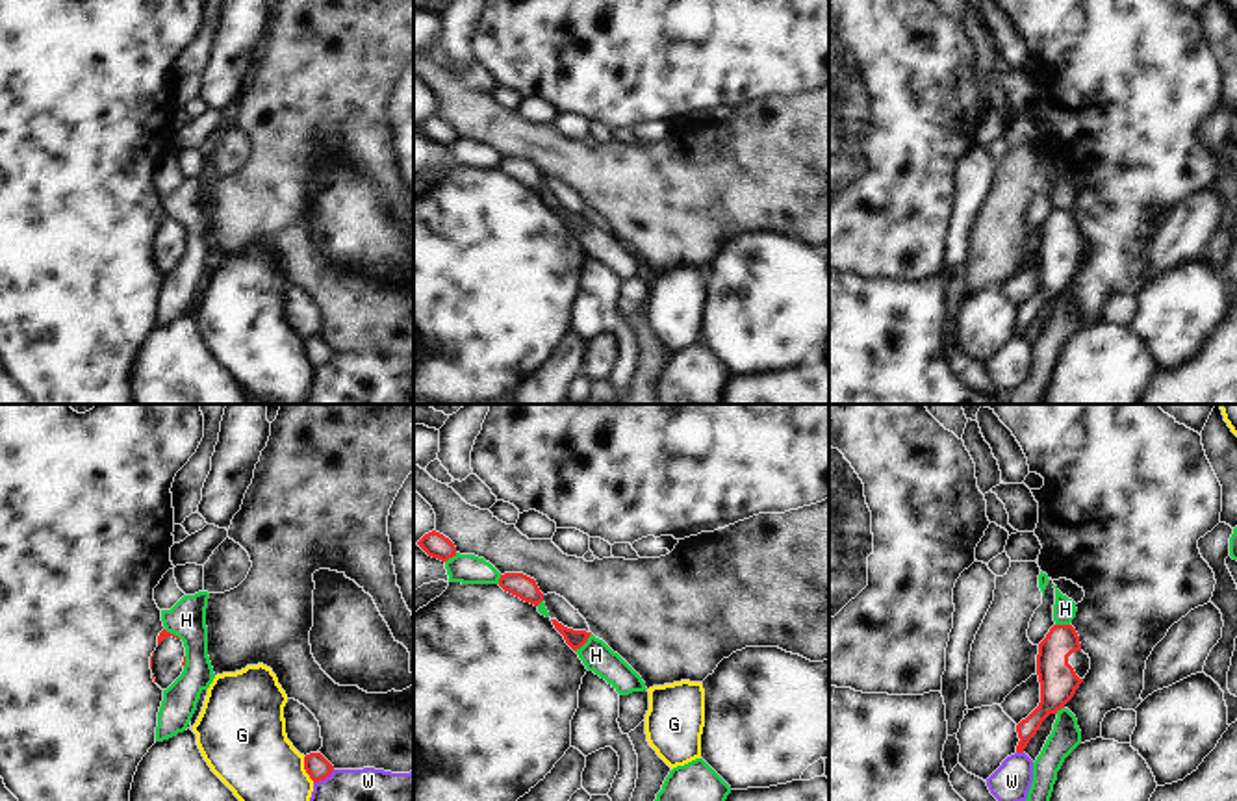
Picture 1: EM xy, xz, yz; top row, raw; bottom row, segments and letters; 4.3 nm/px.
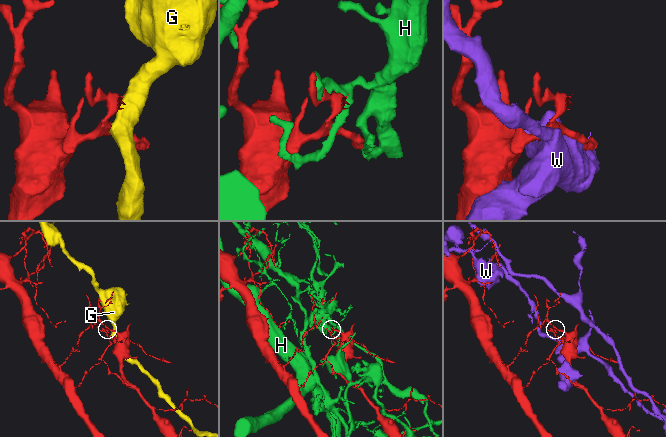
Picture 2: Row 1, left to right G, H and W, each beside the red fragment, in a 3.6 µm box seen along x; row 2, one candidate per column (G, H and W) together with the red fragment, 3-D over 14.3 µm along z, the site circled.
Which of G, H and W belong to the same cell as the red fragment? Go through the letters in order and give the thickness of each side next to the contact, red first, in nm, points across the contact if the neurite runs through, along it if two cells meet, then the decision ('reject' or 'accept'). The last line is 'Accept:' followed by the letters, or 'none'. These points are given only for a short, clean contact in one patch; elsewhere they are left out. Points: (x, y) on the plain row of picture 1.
G: calibres 100 and 340 nm; reject
H: calibres 80 and 140 nm; reject
W: calibres 100 and 440 nm; reject
Accept: none

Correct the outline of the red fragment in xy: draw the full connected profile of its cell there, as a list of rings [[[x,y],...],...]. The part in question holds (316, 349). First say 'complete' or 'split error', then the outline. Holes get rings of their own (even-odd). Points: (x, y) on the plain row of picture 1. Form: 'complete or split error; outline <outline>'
complete; outline [[[310,337],[304,341],[304,354],[313,367],[319,367],[330,362],[334,350],[321,337]]]

